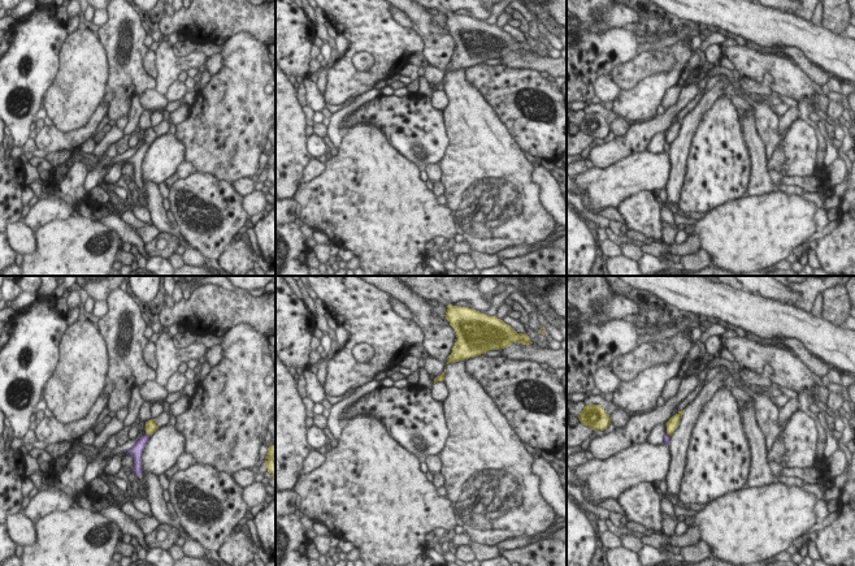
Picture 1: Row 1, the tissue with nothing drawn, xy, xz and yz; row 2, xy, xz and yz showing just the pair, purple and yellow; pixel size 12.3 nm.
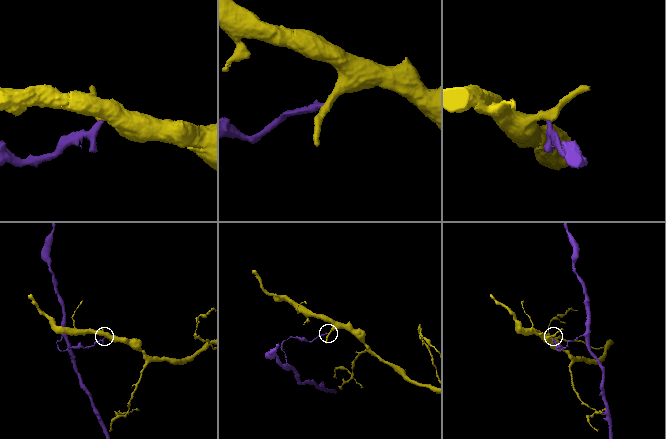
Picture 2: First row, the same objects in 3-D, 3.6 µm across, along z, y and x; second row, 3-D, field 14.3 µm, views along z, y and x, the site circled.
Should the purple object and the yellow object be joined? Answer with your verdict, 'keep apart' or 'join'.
keep apart

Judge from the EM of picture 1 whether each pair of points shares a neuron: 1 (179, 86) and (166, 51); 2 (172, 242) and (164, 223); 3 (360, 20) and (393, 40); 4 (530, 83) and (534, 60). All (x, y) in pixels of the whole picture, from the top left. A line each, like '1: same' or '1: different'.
1: different
2: different
3: same
4: different

